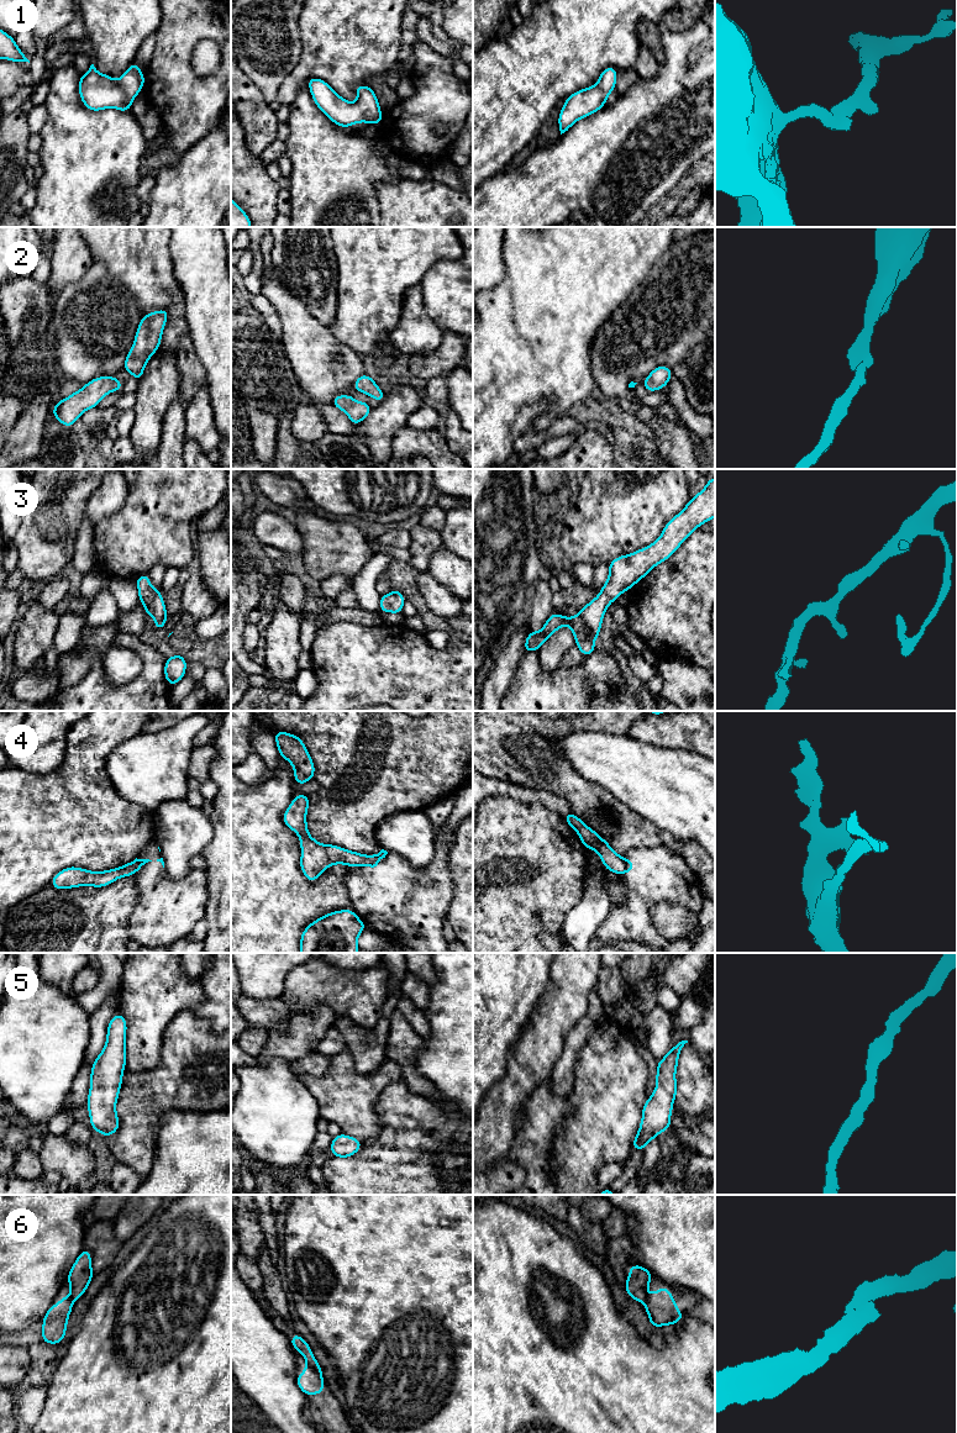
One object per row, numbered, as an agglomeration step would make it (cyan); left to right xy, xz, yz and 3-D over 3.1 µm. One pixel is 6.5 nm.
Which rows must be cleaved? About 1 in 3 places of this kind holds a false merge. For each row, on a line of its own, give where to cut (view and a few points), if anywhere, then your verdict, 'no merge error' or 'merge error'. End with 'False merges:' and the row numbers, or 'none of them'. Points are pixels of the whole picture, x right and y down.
1: no cut; no merge error
2: no cut; no merge error
3: no cut; no merge error
4: cut in yz along (624, 859), (625, 872); merge error
5: no cut; no merge error
6: cut in xz along (308, 1363), (320, 1375); merge error
False merges: 4, 6

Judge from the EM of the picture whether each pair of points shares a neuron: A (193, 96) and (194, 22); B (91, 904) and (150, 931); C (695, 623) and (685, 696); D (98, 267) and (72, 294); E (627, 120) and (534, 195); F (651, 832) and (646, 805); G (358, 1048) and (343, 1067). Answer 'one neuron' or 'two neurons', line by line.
A: one neuron
B: two neurons
C: two neurons
D: one neuron
E: one neuron
F: two neurons
G: two neurons

